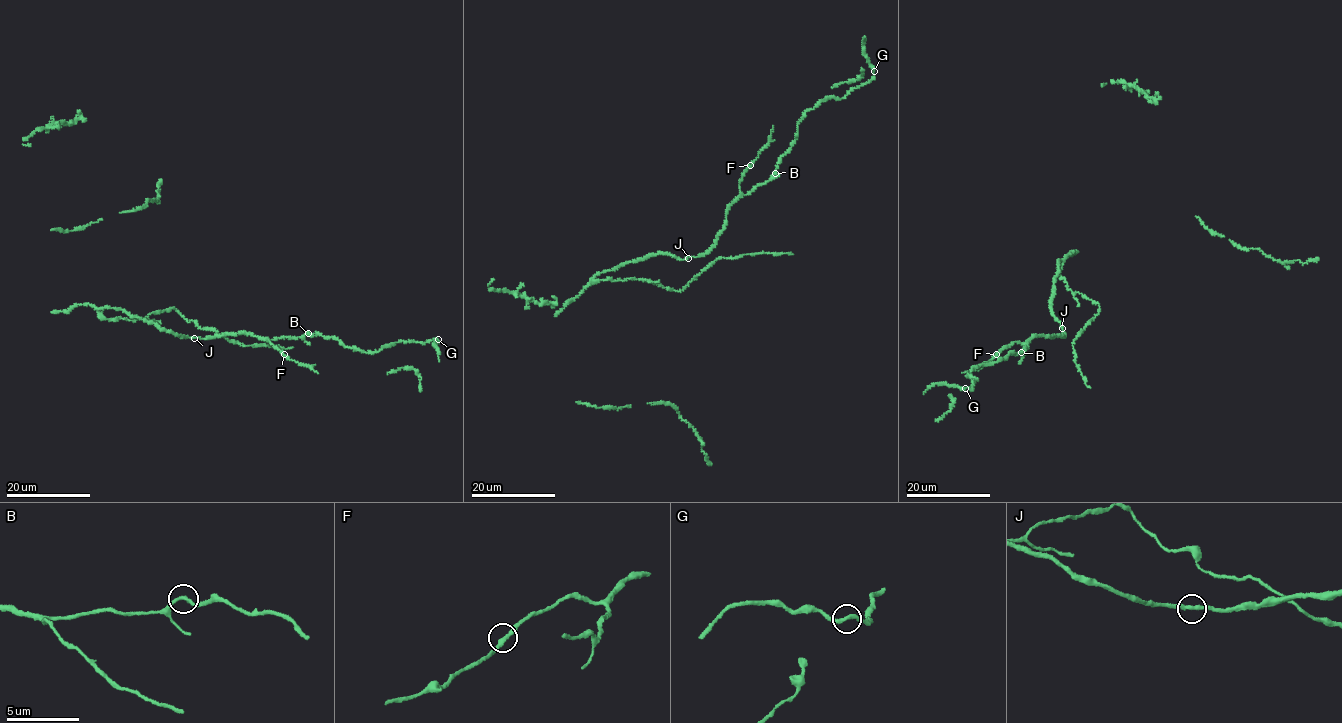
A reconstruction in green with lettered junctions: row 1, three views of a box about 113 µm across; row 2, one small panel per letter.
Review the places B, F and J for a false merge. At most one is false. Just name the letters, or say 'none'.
B

